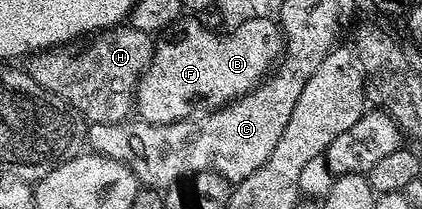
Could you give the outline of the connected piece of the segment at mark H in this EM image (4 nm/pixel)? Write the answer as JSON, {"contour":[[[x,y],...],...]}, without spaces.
{"contour":[[[120,25],[96,34],[91,41],[88,47],[81,48],[76,55],[70,55],[67,52],[70,50],[67,49],[55,49],[50,53],[32,53],[26,56],[25,70],[33,77],[33,81],[37,81],[37,85],[45,85],[45,89],[72,103],[84,120],[91,123],[115,123],[126,120],[136,106],[135,92],[155,60],[156,40],[141,29]]]}

